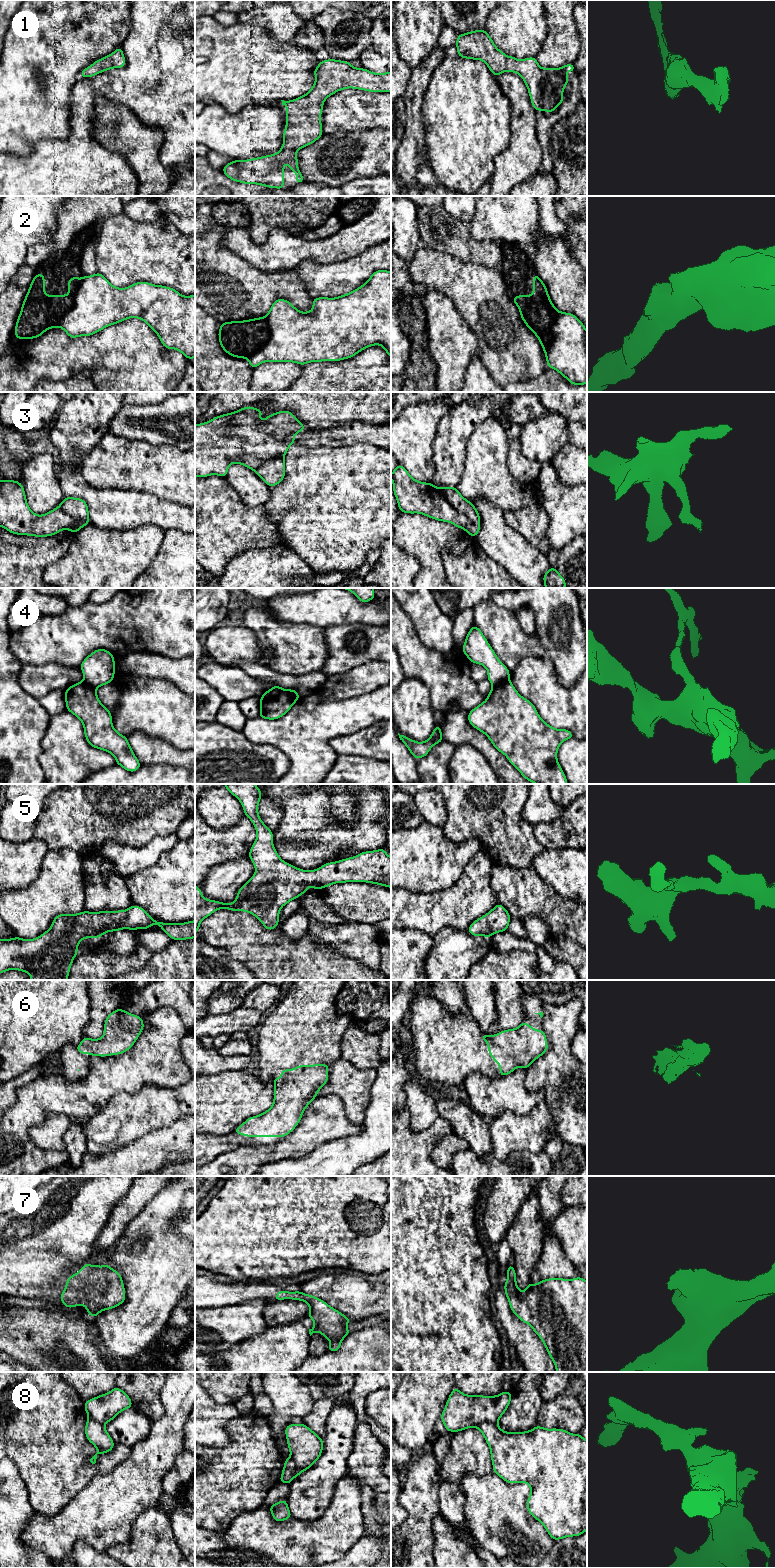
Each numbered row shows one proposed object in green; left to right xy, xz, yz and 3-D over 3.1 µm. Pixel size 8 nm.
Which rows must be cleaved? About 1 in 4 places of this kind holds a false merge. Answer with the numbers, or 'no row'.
2, 3, 4, 8

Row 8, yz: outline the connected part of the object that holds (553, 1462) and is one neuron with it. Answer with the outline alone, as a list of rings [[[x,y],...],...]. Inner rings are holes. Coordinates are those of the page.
[[[487,1421],[481,1422],[478,1429],[481,1431],[490,1447],[493,1473],[497,1474],[507,1483],[528,1483],[530,1485],[530,1496],[526,1502],[528,1512],[537,1519],[546,1529],[549,1536],[555,1541],[569,1536],[580,1536],[587,1530],[587,1440],[581,1434],[571,1434],[563,1429],[546,1429],[539,1425],[525,1432],[505,1432],[497,1423]]]

